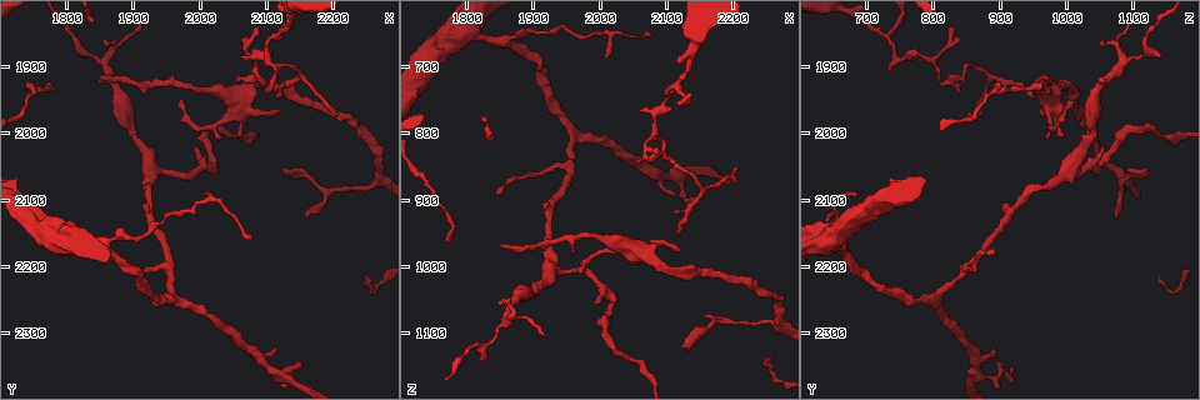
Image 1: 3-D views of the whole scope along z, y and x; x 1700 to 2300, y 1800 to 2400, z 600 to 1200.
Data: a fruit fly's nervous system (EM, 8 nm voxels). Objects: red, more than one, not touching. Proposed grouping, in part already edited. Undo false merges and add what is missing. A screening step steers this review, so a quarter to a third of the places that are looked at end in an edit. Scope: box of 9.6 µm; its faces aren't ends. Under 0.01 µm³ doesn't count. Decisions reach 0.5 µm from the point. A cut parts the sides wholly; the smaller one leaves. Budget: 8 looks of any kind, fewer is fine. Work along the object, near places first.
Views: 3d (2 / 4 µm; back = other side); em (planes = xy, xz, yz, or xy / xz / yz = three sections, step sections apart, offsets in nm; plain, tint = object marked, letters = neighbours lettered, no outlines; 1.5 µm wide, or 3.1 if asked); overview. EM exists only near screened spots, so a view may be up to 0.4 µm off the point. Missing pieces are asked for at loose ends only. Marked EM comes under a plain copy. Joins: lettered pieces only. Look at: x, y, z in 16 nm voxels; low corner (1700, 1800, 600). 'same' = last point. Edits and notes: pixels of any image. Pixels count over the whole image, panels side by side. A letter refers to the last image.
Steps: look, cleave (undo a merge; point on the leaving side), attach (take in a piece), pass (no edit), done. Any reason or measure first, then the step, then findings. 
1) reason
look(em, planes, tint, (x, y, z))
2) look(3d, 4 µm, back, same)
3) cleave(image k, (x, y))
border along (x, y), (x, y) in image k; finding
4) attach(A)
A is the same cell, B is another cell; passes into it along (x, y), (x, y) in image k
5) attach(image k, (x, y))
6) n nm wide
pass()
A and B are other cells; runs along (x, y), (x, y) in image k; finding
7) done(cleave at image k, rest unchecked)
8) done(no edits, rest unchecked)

branch stops here
look(em, planes, letters, (2055, 1925, 850))

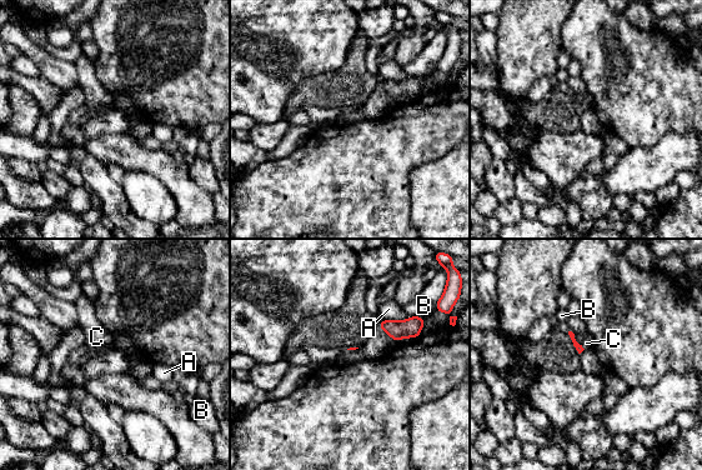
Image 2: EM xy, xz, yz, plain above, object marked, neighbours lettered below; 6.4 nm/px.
pass()
A, B and C are other cells; border along (573, 335), (575, 340), (583, 349) in image 2; no lettered piece goes on from it

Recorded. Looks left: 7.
look(em, planes, letters, (1850, 1910, 970))

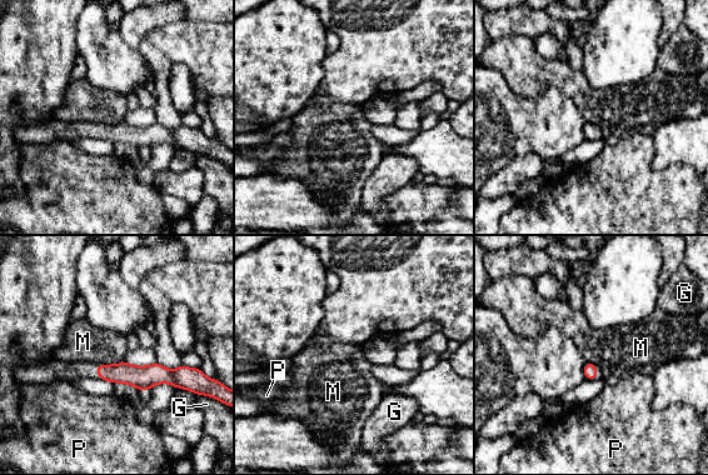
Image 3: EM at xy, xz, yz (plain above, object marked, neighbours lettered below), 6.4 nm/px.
80 nm wide; M touches over 190 nm
pass()
G, M and P are other cells; no lettered piece goes on from it

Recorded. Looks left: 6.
tapers out
look(em, planes, letters, (2080, 2155, 650))

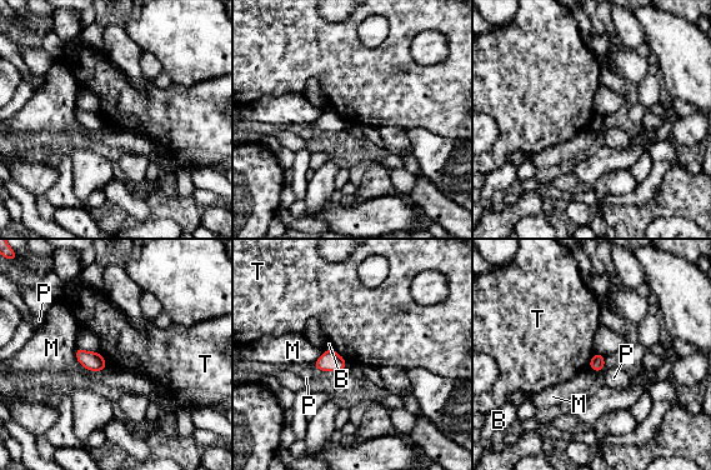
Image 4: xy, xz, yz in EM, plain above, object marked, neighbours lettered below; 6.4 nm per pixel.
pass()
B, M, P and T are other cells; border along (331, 348), (348, 363) in image 4; none of them fits

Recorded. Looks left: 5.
done(no edits, rest unchecked)

